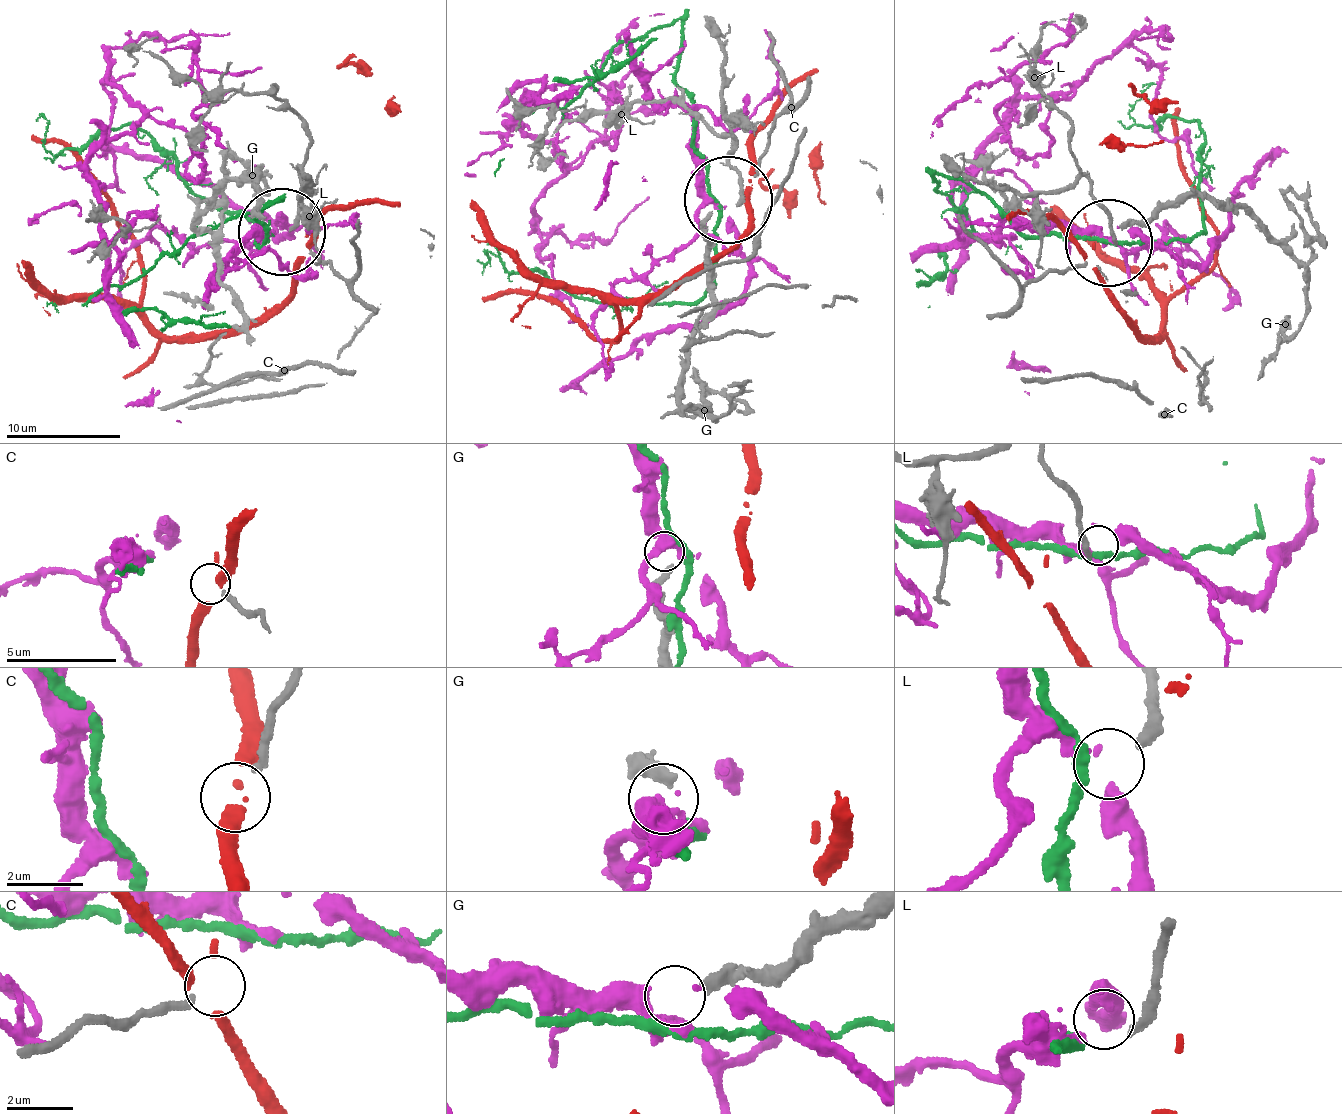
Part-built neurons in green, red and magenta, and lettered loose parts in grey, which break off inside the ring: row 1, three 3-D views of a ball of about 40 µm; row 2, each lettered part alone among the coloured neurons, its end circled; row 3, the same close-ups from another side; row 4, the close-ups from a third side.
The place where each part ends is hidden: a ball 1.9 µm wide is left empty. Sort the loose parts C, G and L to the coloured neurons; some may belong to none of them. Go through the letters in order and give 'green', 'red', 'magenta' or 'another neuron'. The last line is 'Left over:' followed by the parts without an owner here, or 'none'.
C: another neuron
G: magenta
L: another neuron
Left over: C, L

